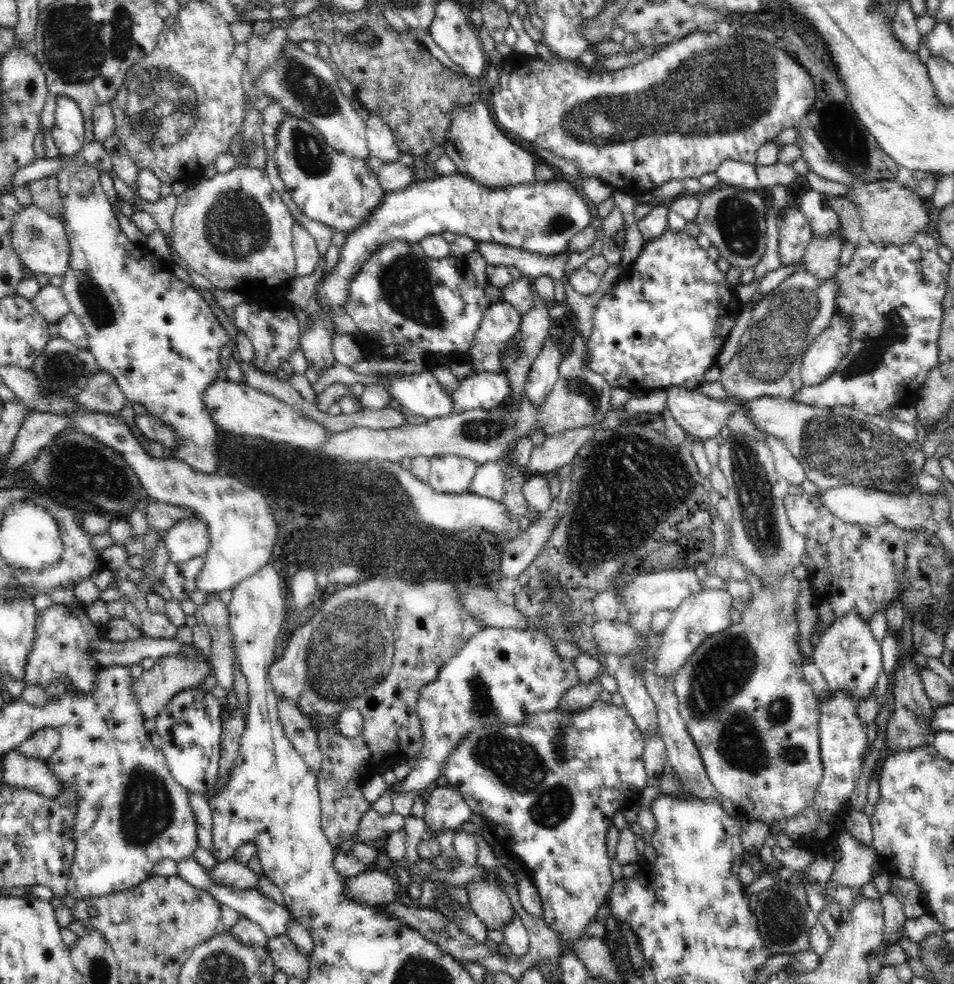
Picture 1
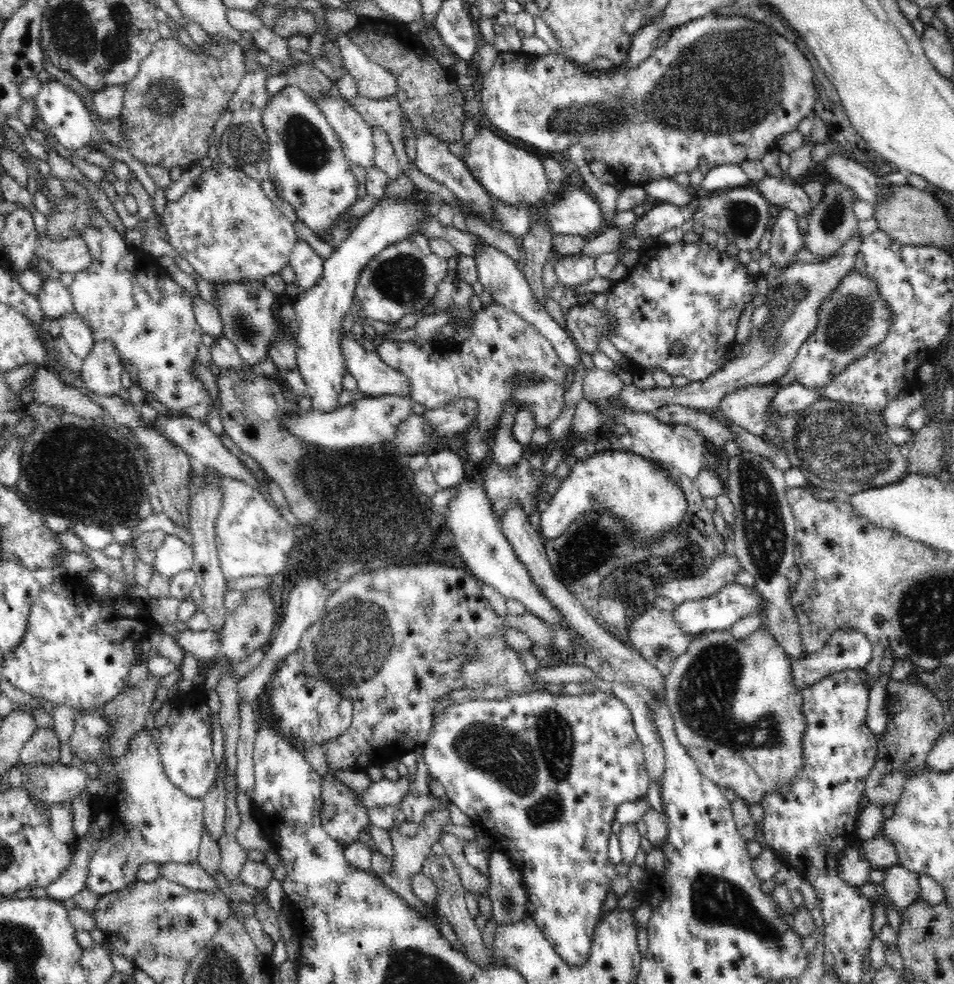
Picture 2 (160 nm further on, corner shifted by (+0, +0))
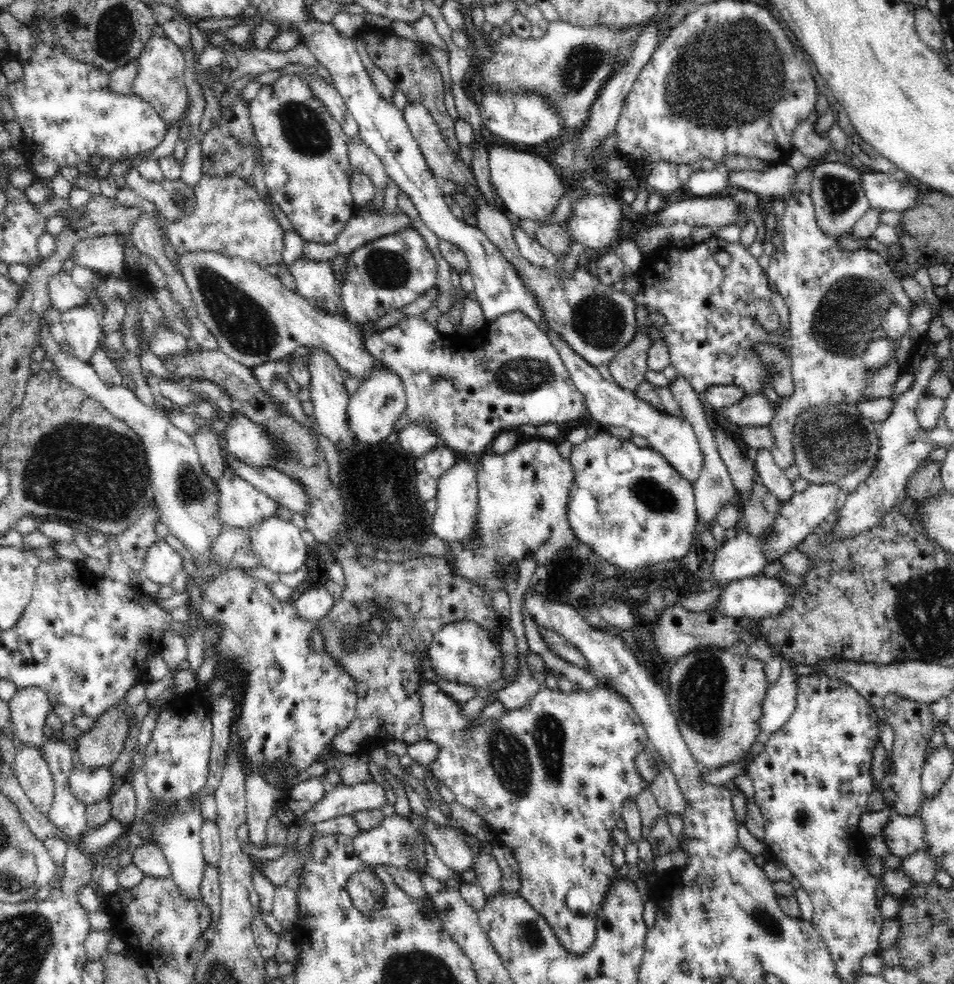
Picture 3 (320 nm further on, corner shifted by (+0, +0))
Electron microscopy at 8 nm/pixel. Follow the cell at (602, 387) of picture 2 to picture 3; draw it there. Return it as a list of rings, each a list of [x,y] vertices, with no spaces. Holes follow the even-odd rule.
[[[638,322],[634,339],[610,362],[609,369],[614,381],[622,389],[633,393],[649,371],[648,352],[654,347],[650,336],[644,334],[644,322]]]

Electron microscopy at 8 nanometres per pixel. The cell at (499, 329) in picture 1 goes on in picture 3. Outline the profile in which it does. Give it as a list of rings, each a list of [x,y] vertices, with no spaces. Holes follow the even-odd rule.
[[[516,310],[510,314],[504,314],[498,319],[486,322],[485,326],[480,331],[472,331],[468,338],[459,339],[456,334],[443,336],[436,327],[432,326],[423,315],[408,316],[401,319],[395,326],[382,329],[374,333],[367,339],[366,350],[370,352],[374,359],[384,363],[387,368],[390,368],[404,384],[406,394],[406,408],[401,416],[396,419],[393,430],[401,431],[406,428],[408,424],[421,424],[432,428],[436,431],[440,444],[445,445],[454,452],[462,454],[478,454],[484,455],[490,451],[494,442],[494,438],[499,432],[515,428],[520,425],[534,425],[535,427],[548,424],[560,424],[561,422],[568,422],[570,420],[578,420],[584,412],[586,412],[586,403],[581,391],[576,388],[570,372],[567,370],[557,349],[552,345],[549,337],[538,327],[524,312]]]

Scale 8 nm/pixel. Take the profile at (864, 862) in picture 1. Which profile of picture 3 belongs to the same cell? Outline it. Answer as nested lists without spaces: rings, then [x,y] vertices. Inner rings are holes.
[[[892,813],[884,831],[890,853],[904,859],[925,846],[925,823],[920,816]]]

